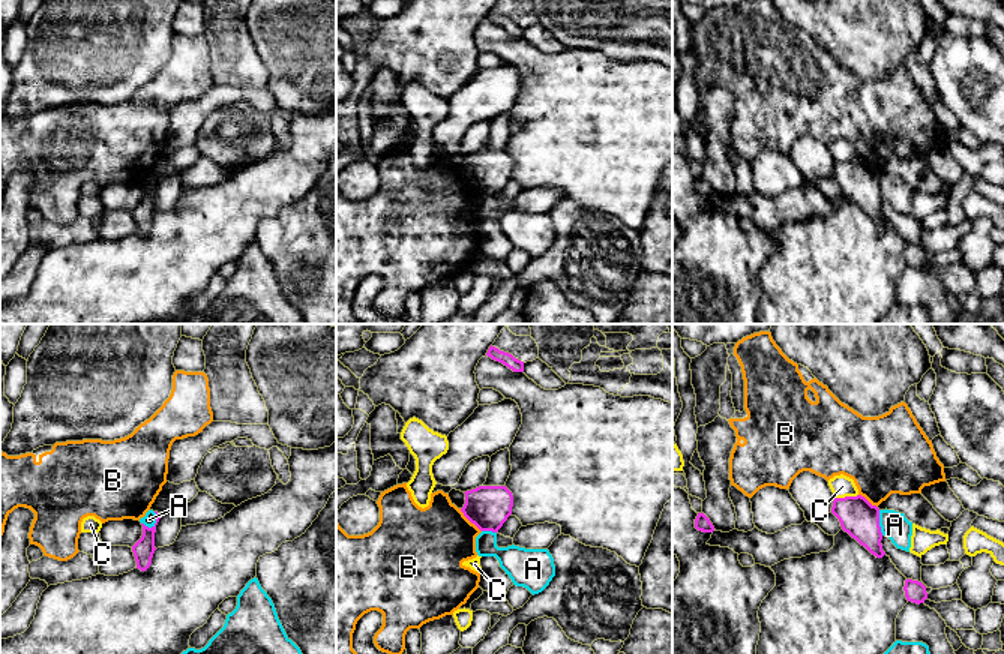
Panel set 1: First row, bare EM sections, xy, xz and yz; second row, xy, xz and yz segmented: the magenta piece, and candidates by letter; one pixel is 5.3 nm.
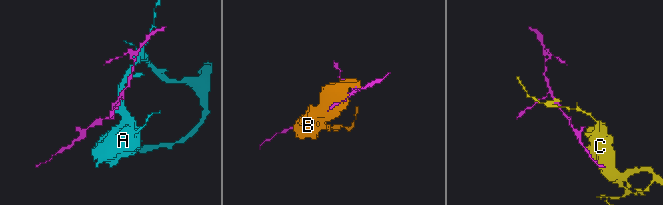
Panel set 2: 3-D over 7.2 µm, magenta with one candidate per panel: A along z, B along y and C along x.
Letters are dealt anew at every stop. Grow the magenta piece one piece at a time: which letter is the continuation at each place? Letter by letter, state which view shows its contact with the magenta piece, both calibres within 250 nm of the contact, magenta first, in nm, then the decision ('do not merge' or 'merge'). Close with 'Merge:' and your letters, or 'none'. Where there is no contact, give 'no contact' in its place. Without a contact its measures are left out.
A: xy | 110/70 nm | do not merge
B: xz | 240/400 nm | do not merge
C: yz | 200/120 nm | do not merge
Merge: none

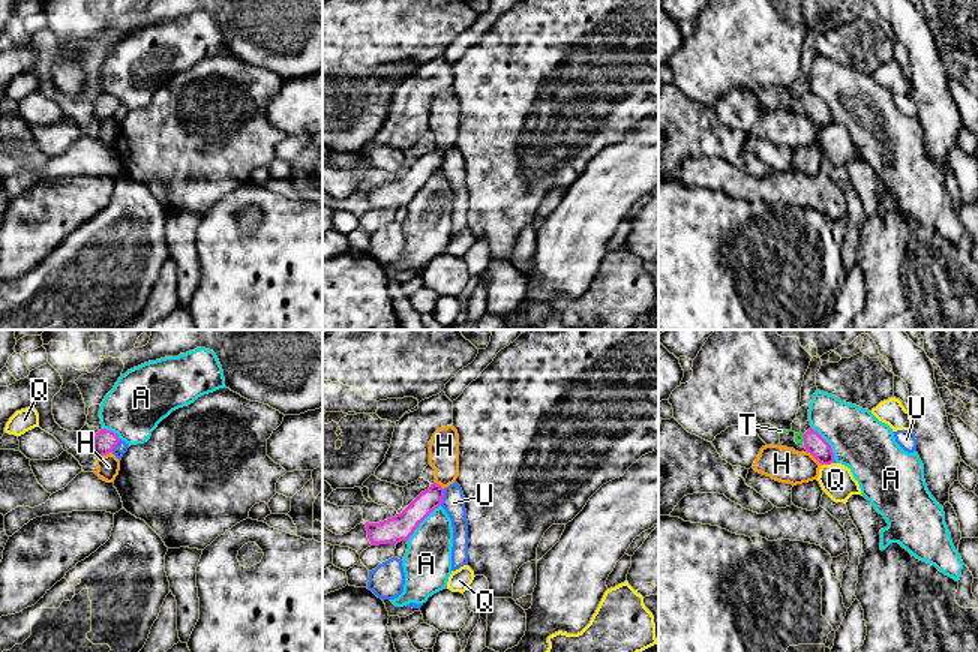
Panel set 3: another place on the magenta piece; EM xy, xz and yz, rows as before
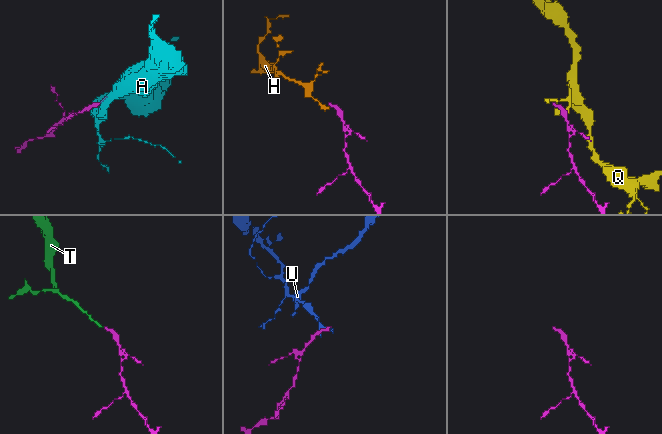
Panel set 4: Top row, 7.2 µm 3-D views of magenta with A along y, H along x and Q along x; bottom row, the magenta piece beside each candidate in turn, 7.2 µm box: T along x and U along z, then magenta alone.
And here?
A: xz | 140/260 nm | do not merge
H: yz | 110/190 nm | do not merge
Q: yz | 110/180 nm | do not merge
T: yz | 110/50 nm | merge
U: xz | 120/120 nm | do not merge
Merge: T

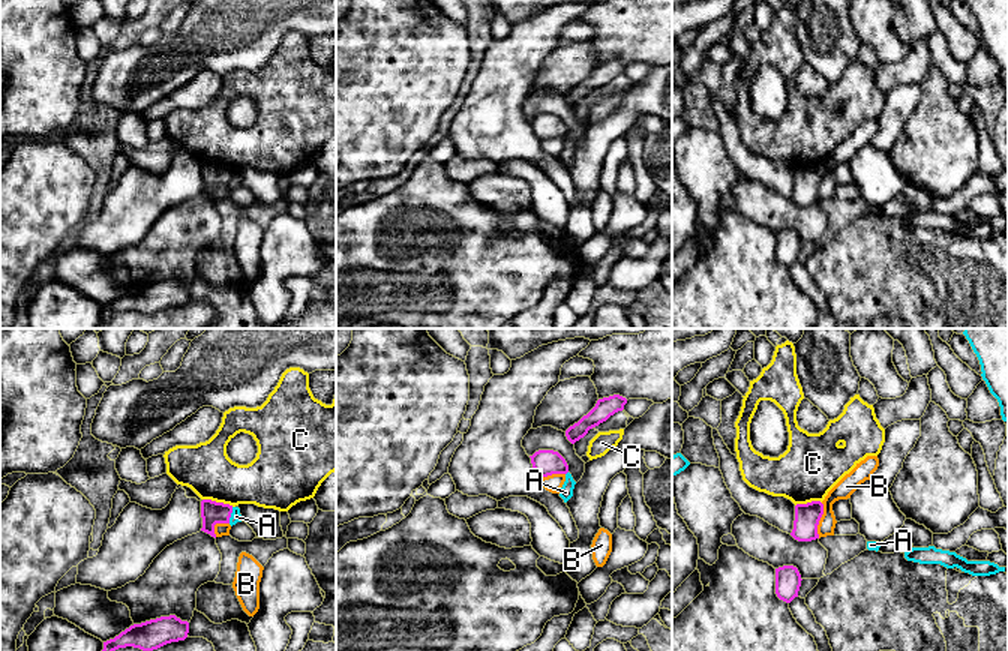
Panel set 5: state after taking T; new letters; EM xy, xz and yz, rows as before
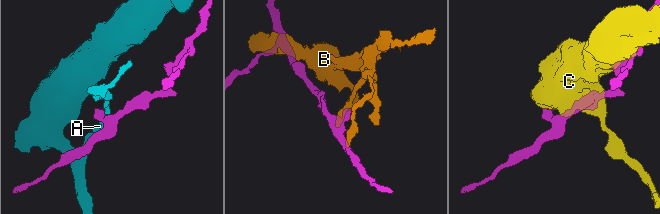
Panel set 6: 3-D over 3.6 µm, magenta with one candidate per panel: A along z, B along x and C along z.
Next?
A: xy | 120/60 nm | do not merge
B: yz | 140/100 nm | do not merge
C: xy | 120/280 nm | do not merge
Merge: none

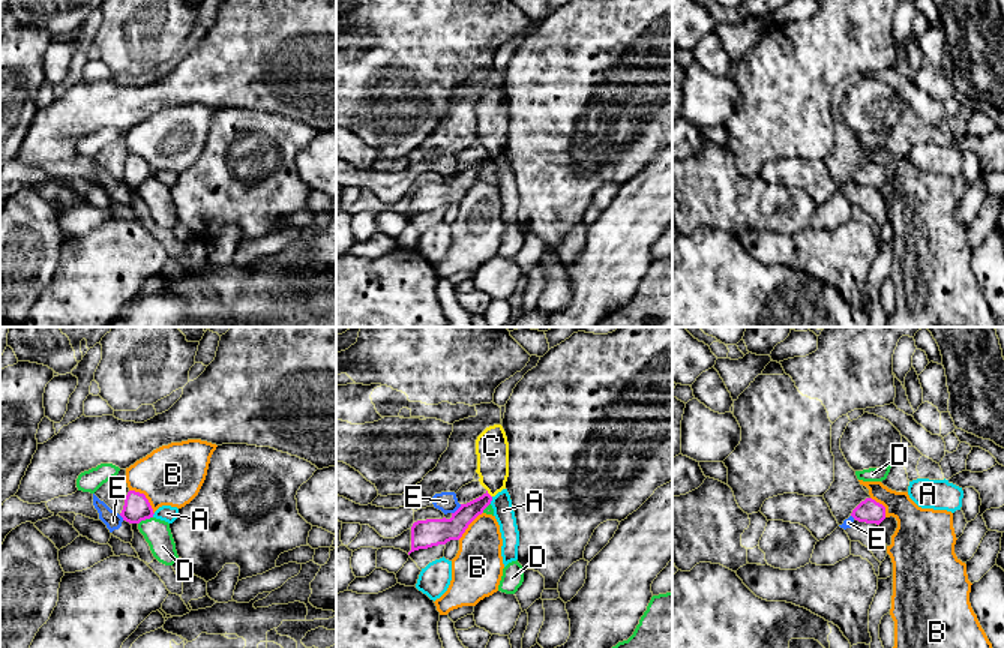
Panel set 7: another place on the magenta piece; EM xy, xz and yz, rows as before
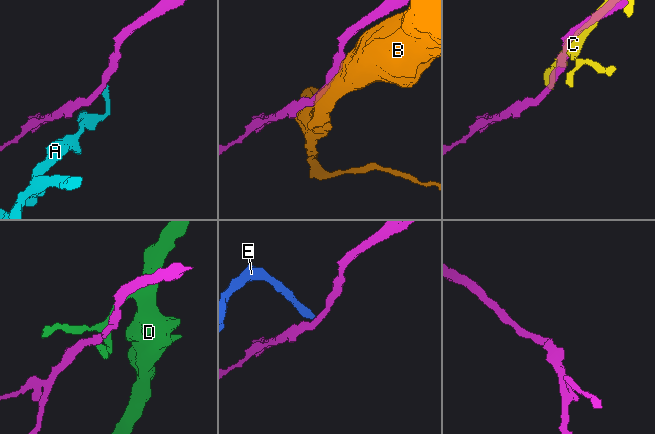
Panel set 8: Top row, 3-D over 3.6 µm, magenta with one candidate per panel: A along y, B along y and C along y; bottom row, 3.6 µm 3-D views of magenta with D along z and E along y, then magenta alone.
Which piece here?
A: xz | 110/110 nm | do not merge
B: xy | 140/320 nm | do not merge
C: xz | 110/180 nm | do not merge
D: xy | 140/140 nm | do not merge
E: xz | 150/110 nm | do not merge
Merge: none

